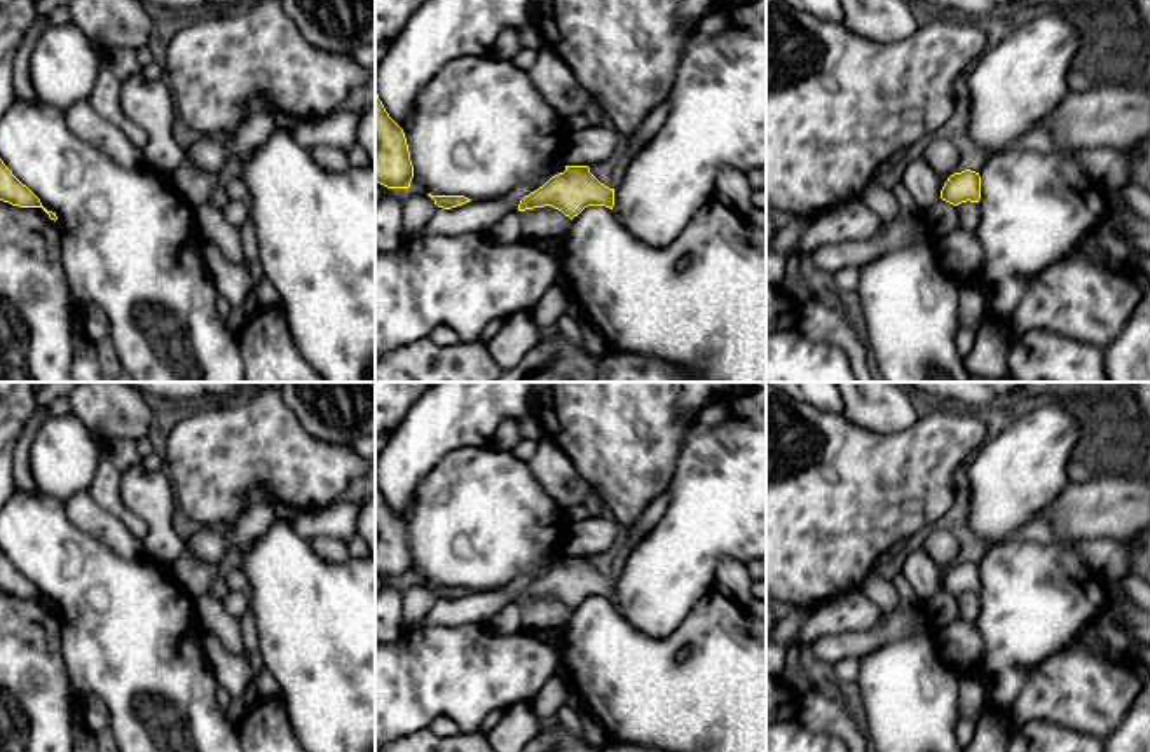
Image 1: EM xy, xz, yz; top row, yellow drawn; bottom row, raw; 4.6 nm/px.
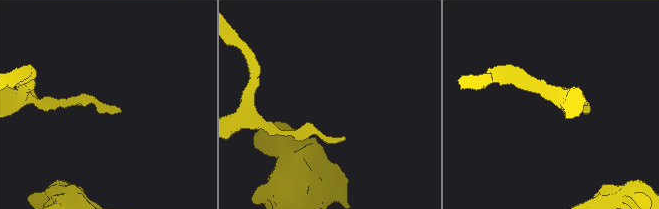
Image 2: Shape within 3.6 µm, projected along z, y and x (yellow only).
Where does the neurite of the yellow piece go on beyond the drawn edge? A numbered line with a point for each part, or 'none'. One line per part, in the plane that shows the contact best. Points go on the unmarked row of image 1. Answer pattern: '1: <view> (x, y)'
none

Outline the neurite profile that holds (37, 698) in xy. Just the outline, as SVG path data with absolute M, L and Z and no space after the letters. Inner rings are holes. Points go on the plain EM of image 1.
M0 591L0 752L73 752L73 707L79 703L65 667L58 614L42 598Z

